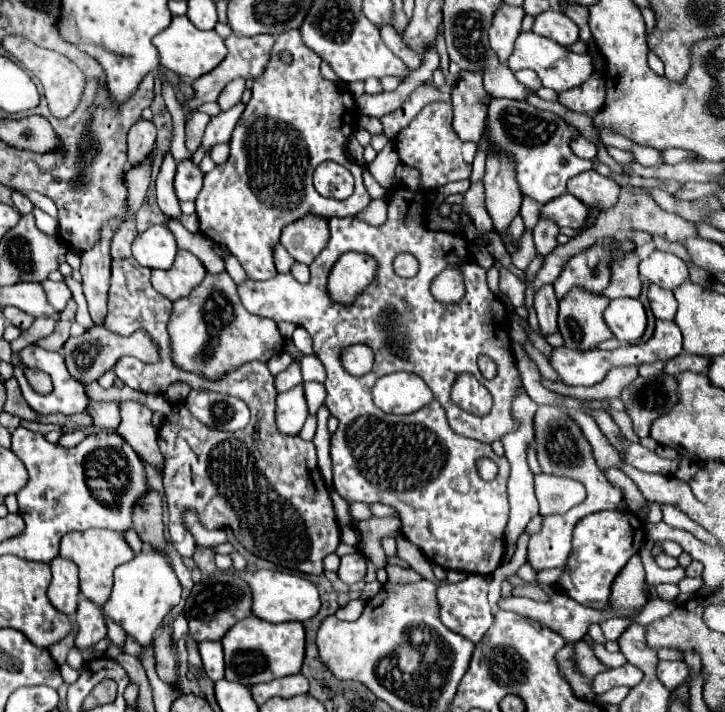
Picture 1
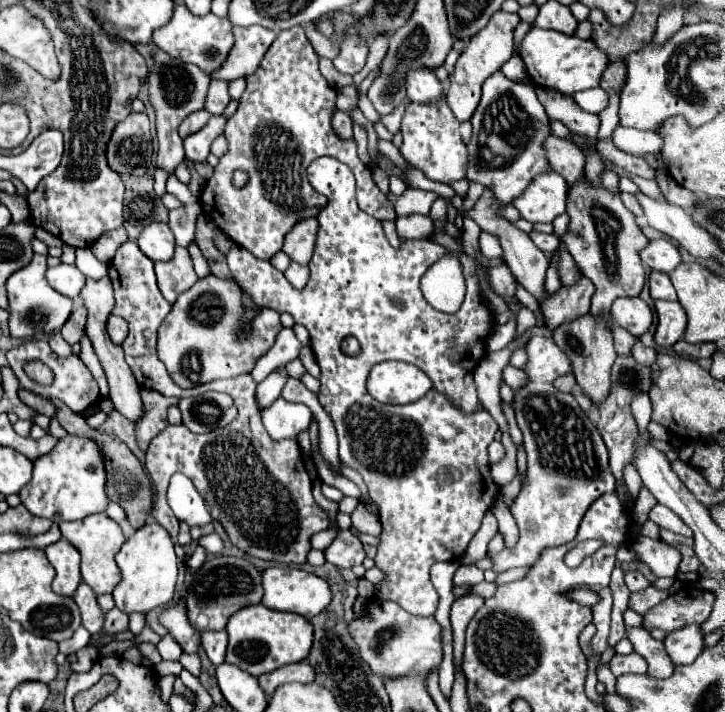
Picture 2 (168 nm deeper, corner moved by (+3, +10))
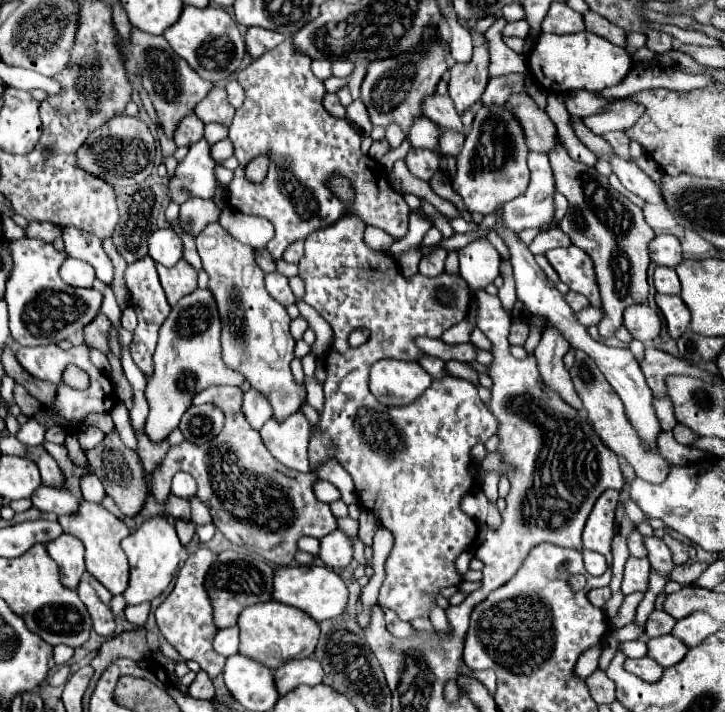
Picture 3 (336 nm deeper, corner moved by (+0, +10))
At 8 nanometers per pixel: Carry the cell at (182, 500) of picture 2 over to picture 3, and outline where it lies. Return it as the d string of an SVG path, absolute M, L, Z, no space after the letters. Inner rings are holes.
M177 472L177 474L173 476L171 492L173 492L175 496L181 496L181 498L185 498L185 500L191 500L191 498L195 496L195 492L197 492L197 486L195 486L193 476L187 474L187 472Z

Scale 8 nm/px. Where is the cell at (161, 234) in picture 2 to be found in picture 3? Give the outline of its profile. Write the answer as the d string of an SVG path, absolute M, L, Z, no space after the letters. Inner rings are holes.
M163 228L163 230L155 230L149 238L149 256L171 268L175 266L181 258L183 258L183 242L181 238L175 234L173 228Z

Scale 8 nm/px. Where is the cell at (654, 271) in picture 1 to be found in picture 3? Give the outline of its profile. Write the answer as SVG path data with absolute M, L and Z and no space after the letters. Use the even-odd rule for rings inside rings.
M659 234L651 240L649 244L651 250L651 258L655 264L659 266L669 266L675 268L681 260L683 260L683 252L681 252L681 242L671 236L671 234Z

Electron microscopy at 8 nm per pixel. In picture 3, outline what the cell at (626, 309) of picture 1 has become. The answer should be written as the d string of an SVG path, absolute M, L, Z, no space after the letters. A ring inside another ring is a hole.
M635 304L625 310L623 324L627 326L629 334L639 342L653 342L661 332L661 320L655 310L647 304Z

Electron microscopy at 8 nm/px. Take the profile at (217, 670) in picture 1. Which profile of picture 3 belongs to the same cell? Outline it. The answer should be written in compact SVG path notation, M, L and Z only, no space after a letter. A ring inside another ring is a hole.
M233 626L233 628L219 630L215 636L215 642L213 642L213 648L215 648L215 652L219 652L223 656L237 654L237 650L239 650L239 628Z

